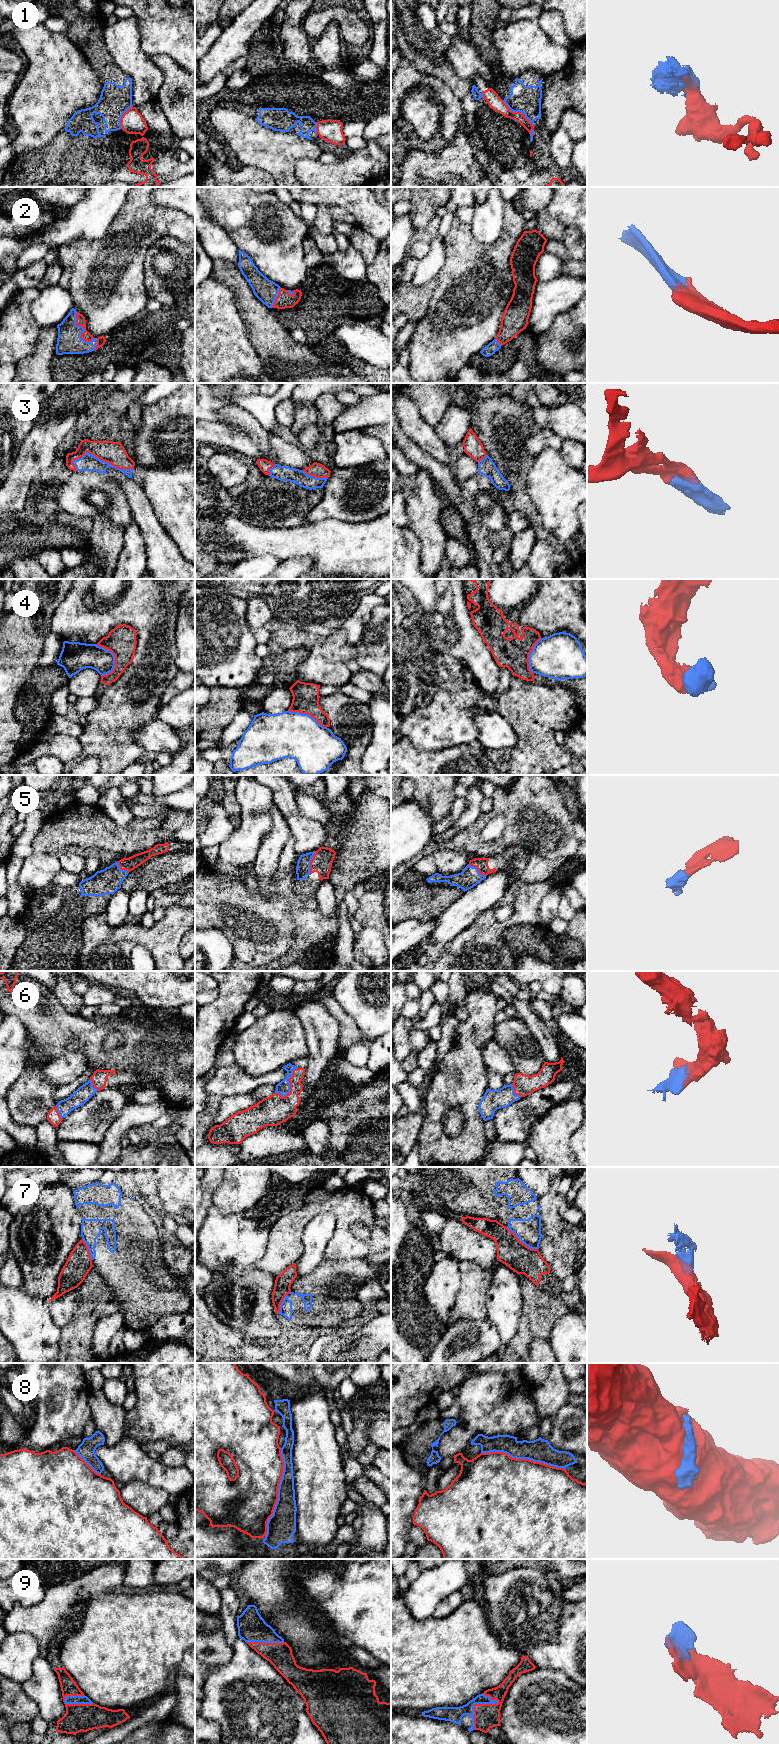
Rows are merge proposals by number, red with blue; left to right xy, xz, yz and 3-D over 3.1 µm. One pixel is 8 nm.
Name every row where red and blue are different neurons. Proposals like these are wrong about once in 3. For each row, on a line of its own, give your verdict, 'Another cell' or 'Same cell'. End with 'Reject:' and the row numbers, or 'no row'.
1: Another cell
2: Same cell
3: Same cell
4: Another cell
5: Same cell
6: Same cell
7: Another cell
8: Another cell
9: Same cell
Reject: 1, 4, 7, 8

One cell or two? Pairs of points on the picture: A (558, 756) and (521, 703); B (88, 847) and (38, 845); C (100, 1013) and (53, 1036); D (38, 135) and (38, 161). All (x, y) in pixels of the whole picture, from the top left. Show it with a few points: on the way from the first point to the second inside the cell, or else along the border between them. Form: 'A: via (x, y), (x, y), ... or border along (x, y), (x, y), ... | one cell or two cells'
A: via (545, 743), (536, 734), (533, 716) | one cell
B: via (76, 843), (50, 843) | one cell
C: border along (79, 1014), (89, 1019), (108, 1021) | two cells
D: border along (54, 139), (42, 147), (22, 151), (17, 155) | two cells

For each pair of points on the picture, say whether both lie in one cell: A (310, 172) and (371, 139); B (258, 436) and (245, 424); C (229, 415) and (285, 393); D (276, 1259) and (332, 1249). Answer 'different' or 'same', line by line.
A: same
B: same
C: different
D: same

